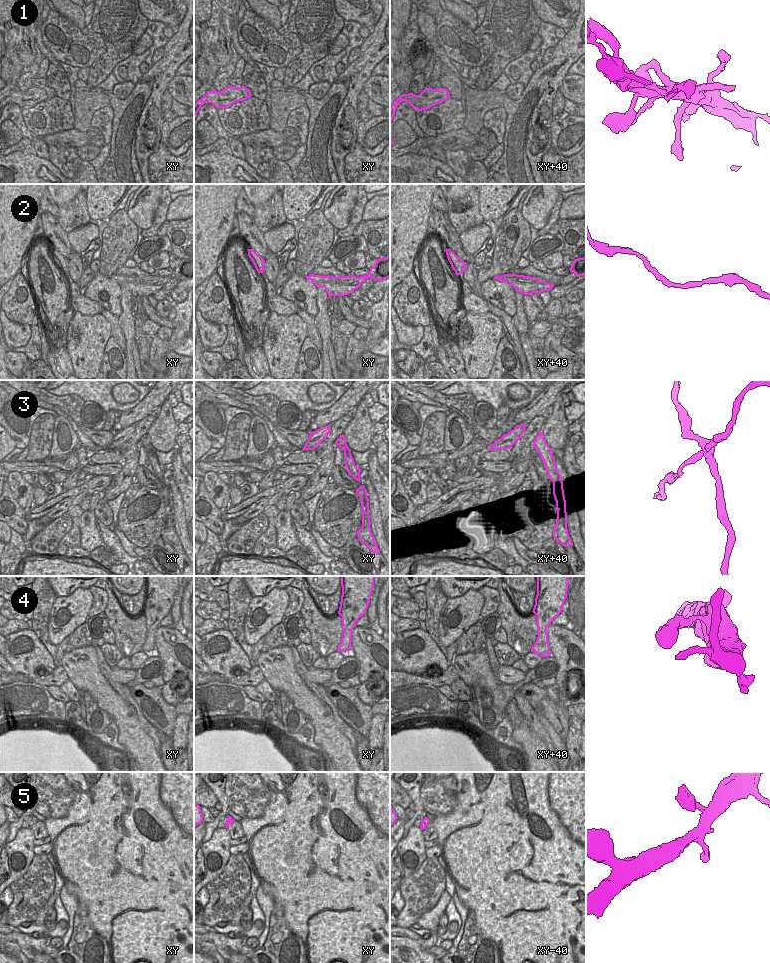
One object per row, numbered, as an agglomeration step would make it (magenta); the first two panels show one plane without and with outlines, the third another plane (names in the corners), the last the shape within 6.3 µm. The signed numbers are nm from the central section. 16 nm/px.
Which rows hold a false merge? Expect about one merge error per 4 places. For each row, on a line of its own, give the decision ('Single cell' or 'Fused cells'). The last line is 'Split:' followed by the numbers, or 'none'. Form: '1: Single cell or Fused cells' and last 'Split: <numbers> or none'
1: Single cell
2: Single cell
3: Fused cells
4: Single cell
5: Fused cells
Split: 3, 5

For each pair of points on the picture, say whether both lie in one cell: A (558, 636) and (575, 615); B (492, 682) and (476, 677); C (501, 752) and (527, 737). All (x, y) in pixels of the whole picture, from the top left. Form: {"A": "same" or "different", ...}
{"A": "different", "B": "same", "C": "different"}

